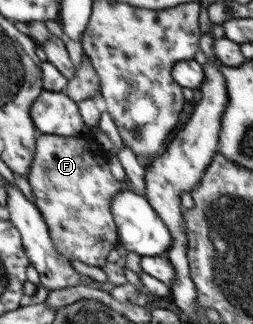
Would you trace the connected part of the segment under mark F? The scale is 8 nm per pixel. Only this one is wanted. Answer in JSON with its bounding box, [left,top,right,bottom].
[28,133,121,268]

